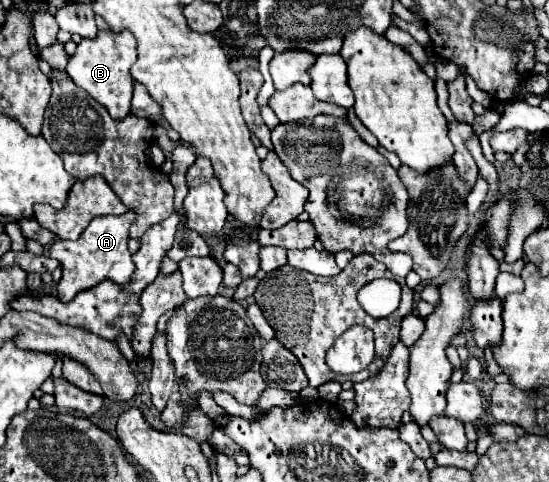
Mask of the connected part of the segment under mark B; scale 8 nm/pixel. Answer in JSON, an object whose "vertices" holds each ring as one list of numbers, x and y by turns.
{"vertices":[[98,32,96,38,82,38,74,56,66,66,68,76,76,86,84,88,90,96,94,96,102,106,108,108,110,116,120,120,130,112,130,100,134,90,134,80,130,76,130,66,136,62,136,38,132,32]]}

